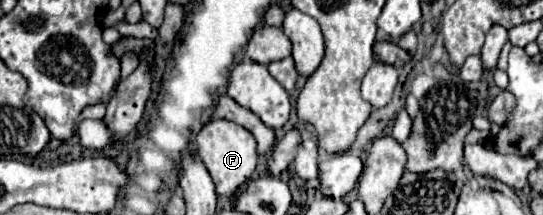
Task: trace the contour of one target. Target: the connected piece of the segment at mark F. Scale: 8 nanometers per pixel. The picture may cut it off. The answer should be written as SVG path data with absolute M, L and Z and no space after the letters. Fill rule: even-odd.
M213 118L209 124L203 126L195 142L197 142L197 154L203 160L205 168L209 170L219 196L233 198L235 192L255 174L255 168L257 168L255 138L251 138L251 134L243 130L243 126L229 120Z

